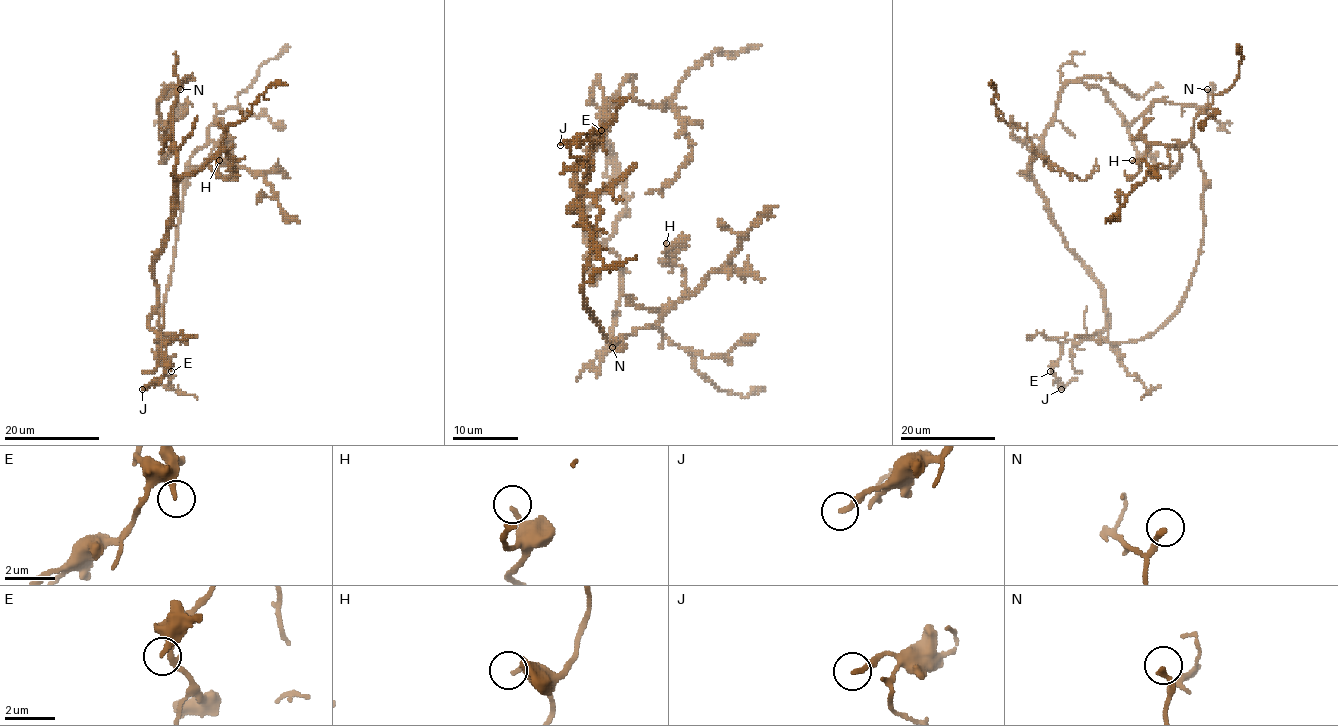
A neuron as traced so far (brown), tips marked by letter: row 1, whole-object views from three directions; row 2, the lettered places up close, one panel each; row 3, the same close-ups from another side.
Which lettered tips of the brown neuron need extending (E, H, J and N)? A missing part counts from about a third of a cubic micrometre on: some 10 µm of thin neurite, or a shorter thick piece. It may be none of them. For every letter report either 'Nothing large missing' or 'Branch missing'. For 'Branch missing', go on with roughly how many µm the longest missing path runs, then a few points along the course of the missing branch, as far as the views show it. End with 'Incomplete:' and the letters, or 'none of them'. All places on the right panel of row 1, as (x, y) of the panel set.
E: Nothing large missing
H: Nothing large missing
J: Nothing large missing
N: Nothing large missing
Incomplete: none of them

